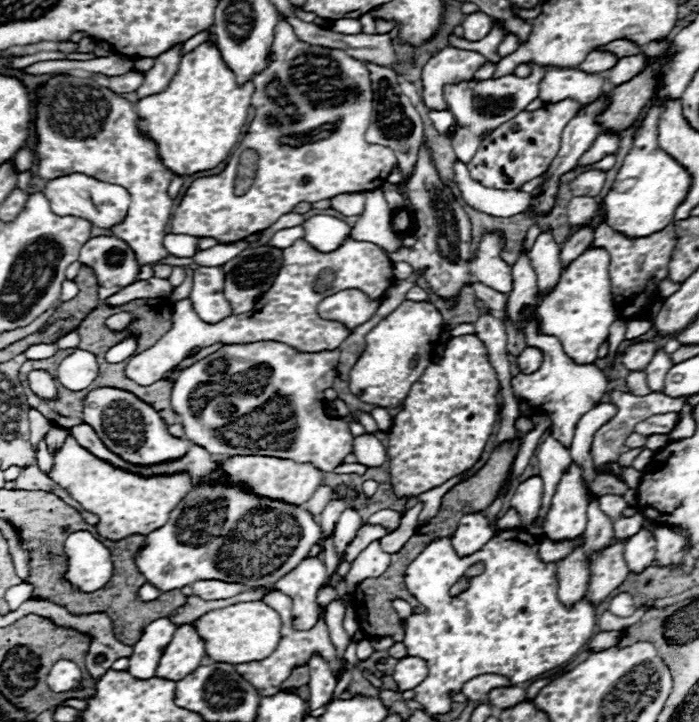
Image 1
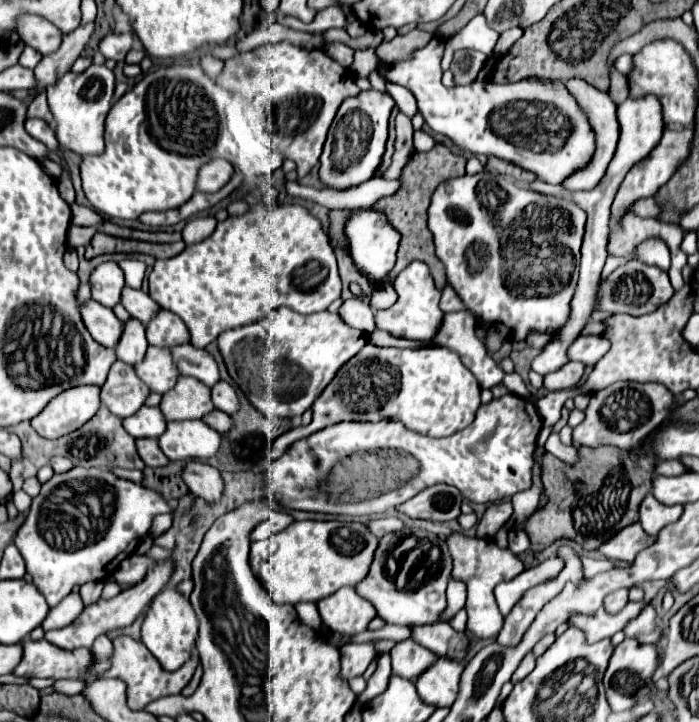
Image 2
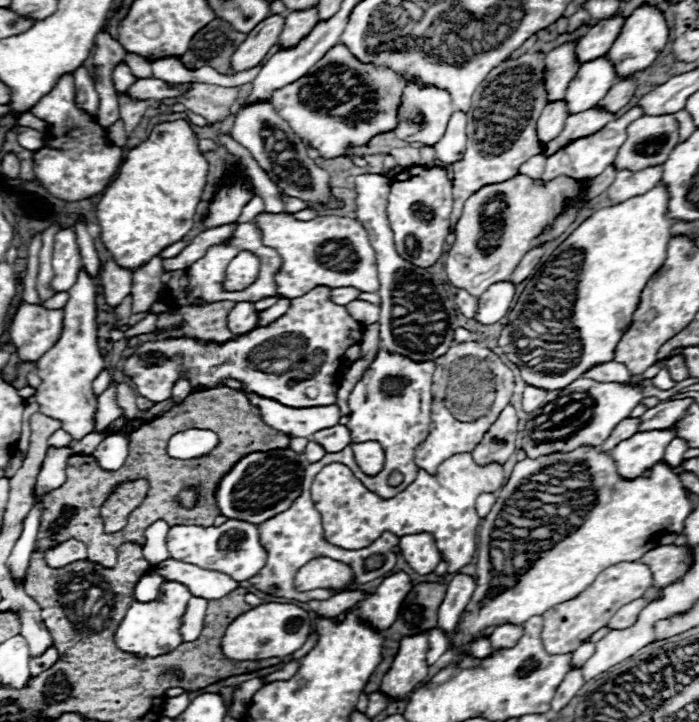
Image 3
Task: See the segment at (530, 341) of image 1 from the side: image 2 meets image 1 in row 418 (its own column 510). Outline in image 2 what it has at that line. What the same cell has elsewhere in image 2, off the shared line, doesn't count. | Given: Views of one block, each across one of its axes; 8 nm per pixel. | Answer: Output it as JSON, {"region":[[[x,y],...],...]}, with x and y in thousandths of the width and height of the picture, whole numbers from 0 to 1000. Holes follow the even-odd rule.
{"region":[[[647,737],[638,753],[647,770],[647,801],[670,809],[667,814],[670,825],[664,837],[664,845],[670,848],[667,873],[687,886],[698,886],[710,881],[718,870],[718,850],[707,831],[707,812],[741,798],[750,789],[750,781],[730,762],[715,762],[704,745],[681,745],[667,742],[661,737]]]}

